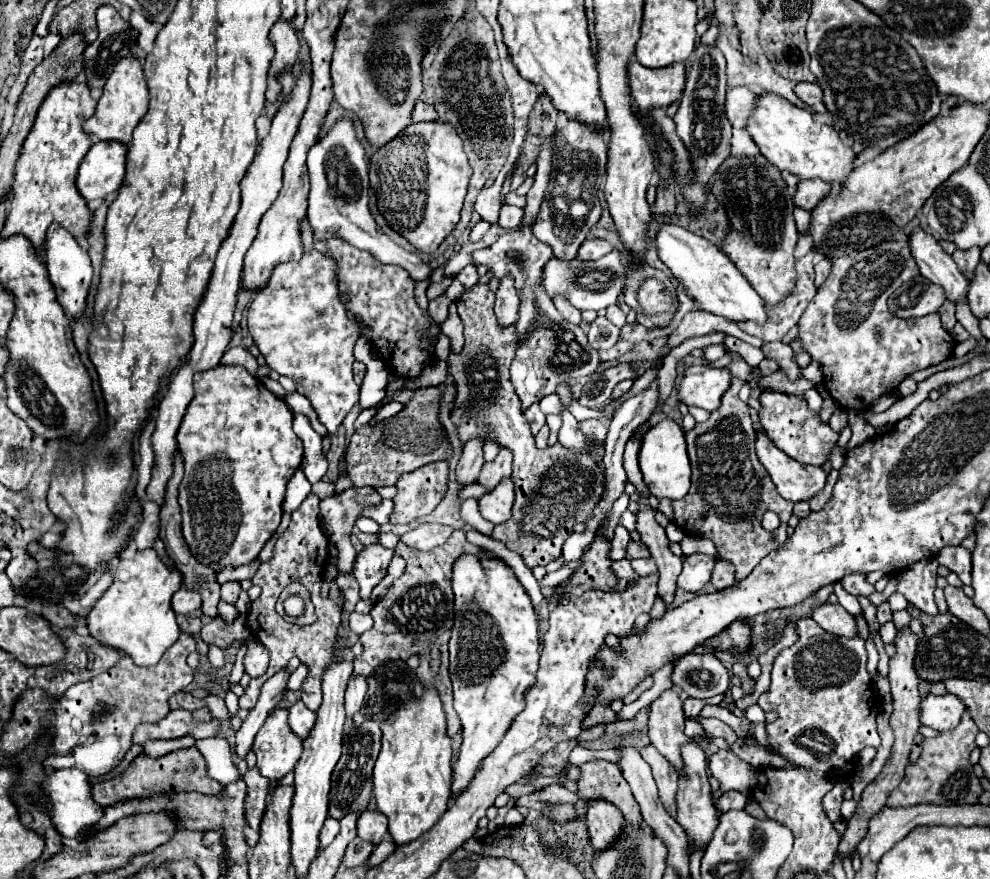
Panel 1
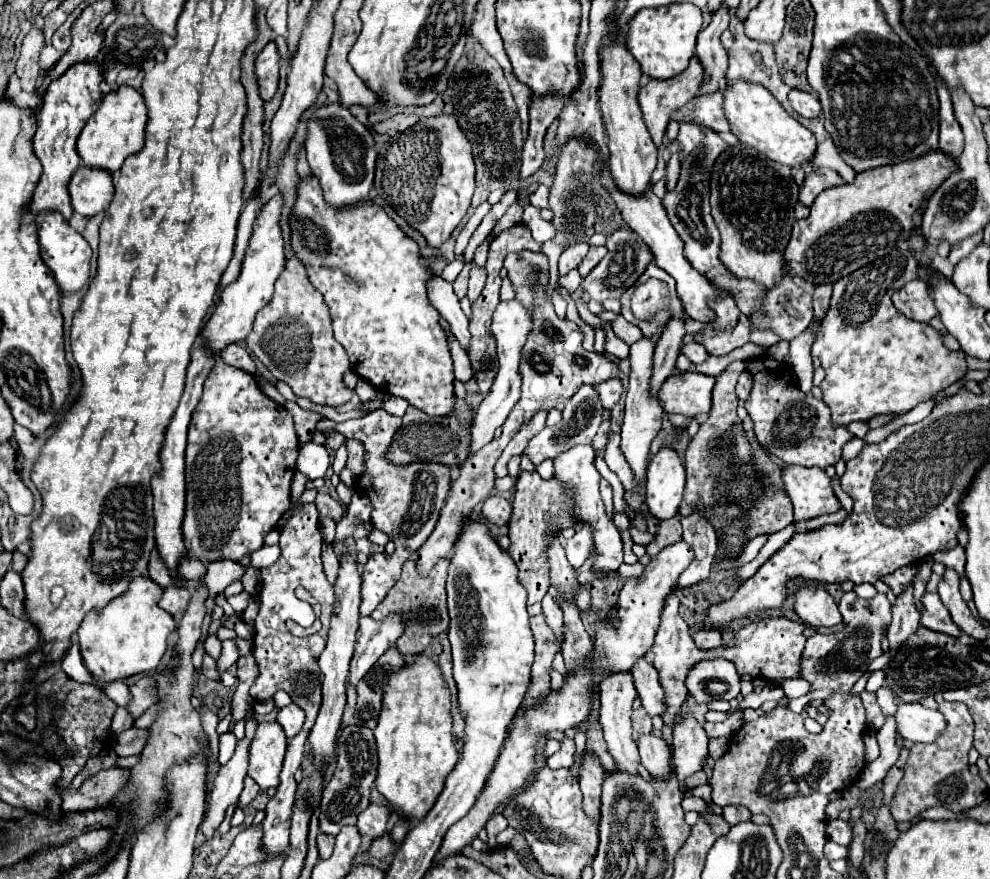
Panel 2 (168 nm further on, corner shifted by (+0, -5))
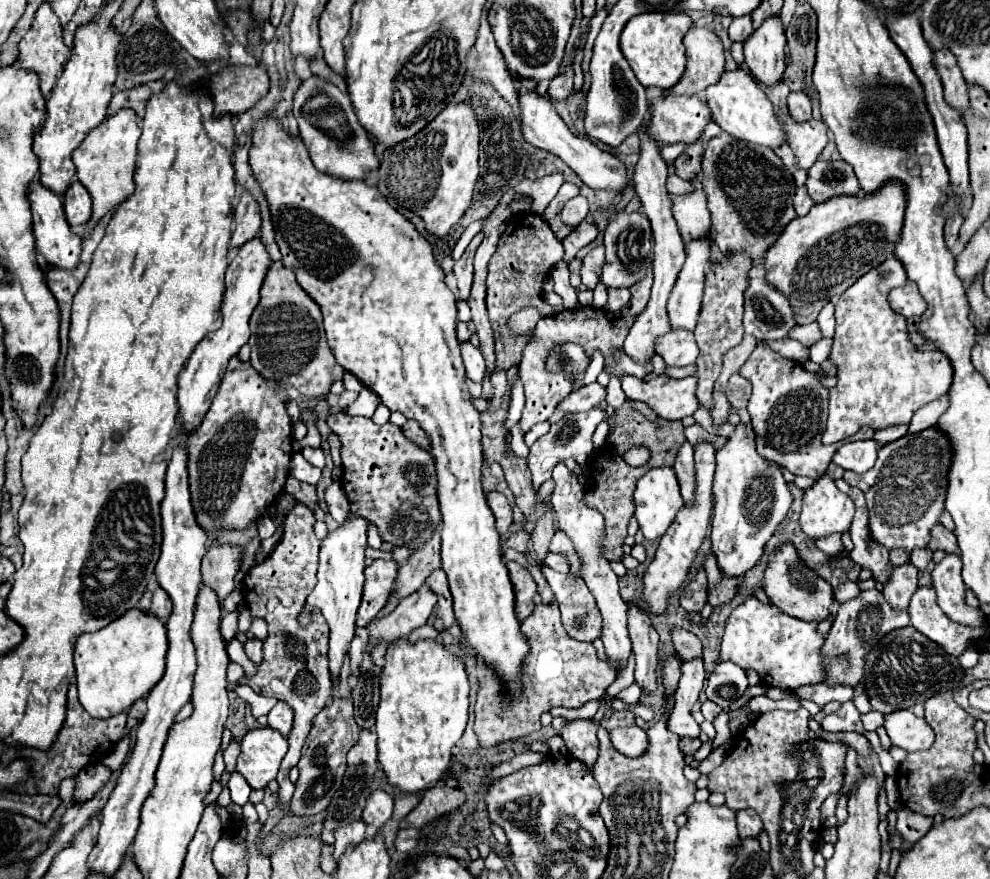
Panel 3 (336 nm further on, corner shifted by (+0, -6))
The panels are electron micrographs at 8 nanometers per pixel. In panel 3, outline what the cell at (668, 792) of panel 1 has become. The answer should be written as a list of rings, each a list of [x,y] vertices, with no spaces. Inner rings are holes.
[[[628,726],[628,728],[616,728],[610,732],[612,744],[618,752],[622,752],[624,756],[636,758],[640,754],[646,752],[648,748],[648,736],[642,728],[638,726]]]

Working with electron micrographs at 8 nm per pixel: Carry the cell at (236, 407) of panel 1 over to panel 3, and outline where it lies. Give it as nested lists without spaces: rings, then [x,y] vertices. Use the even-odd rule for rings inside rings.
[[[238,358],[228,362],[226,374],[218,386],[210,410],[204,414],[200,426],[192,430],[188,438],[188,474],[190,496],[196,514],[196,522],[206,530],[246,530],[258,520],[278,494],[290,476],[292,460],[292,420],[286,414],[286,390],[280,390],[276,382],[264,380],[250,364],[242,364]]]

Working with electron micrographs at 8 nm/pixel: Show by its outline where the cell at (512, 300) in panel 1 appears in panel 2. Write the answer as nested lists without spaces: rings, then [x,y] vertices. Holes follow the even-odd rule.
[[[512,299],[512,301],[500,301],[498,303],[498,307],[494,311],[494,319],[492,319],[492,333],[494,333],[496,343],[498,343],[500,367],[498,367],[496,379],[494,379],[488,395],[480,403],[476,417],[474,417],[472,453],[476,453],[478,449],[482,449],[484,445],[488,445],[492,441],[494,431],[504,425],[508,413],[512,411],[512,407],[520,399],[520,351],[524,347],[524,341],[526,341],[530,329],[532,329],[532,315],[524,309],[524,305],[520,305],[520,301]]]

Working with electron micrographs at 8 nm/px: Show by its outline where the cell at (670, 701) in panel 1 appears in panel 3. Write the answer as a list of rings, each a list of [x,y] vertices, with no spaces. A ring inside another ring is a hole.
[[[630,602],[628,610],[628,630],[632,640],[632,652],[636,658],[634,678],[644,694],[652,694],[658,688],[656,664],[658,664],[658,632],[654,630],[650,618]]]

